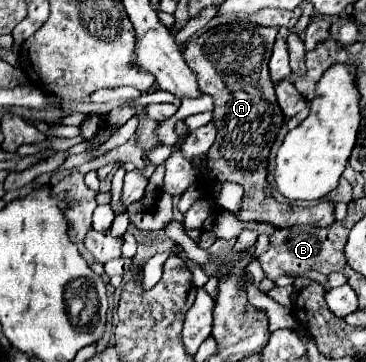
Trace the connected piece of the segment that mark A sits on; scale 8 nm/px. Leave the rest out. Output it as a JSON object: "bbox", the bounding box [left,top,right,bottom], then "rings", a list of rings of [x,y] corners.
{"bbox":[184,23,334,227],"rings":[[[224,23],[212,31],[186,43],[184,59],[198,75],[198,87],[202,93],[214,97],[214,123],[218,127],[218,137],[208,151],[210,171],[206,181],[214,183],[240,183],[246,191],[242,211],[238,219],[264,217],[264,221],[280,227],[292,225],[320,225],[328,227],[334,223],[334,203],[318,201],[308,205],[288,205],[278,203],[266,181],[268,153],[274,137],[284,123],[284,115],[276,105],[274,85],[268,73],[268,59],[272,55],[272,45],[278,29],[260,27],[254,23]]]}

